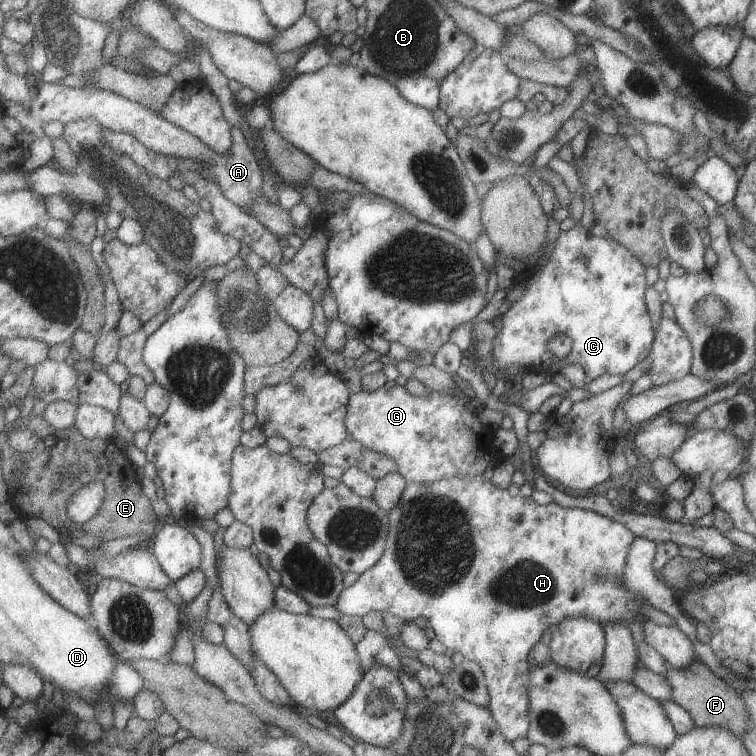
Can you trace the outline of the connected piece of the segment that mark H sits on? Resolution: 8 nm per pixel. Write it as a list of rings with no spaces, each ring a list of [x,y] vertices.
[[[479,473],[472,477],[442,478],[430,483],[407,481],[400,494],[397,506],[394,506],[393,510],[388,512],[388,517],[387,541],[383,556],[375,565],[361,573],[359,580],[353,586],[346,587],[335,606],[336,610],[341,615],[356,614],[363,616],[369,610],[377,610],[382,615],[388,612],[393,616],[403,618],[404,621],[412,621],[417,616],[428,620],[427,625],[434,630],[434,638],[441,642],[443,646],[446,646],[449,653],[459,651],[465,659],[476,662],[481,667],[490,698],[488,709],[491,711],[501,734],[509,742],[525,737],[528,731],[528,678],[530,670],[528,669],[527,652],[541,638],[543,632],[552,629],[564,618],[571,617],[585,617],[601,626],[607,623],[628,625],[631,620],[639,620],[641,623],[645,623],[648,620],[641,612],[641,602],[649,605],[644,596],[641,593],[627,590],[620,579],[626,565],[630,542],[633,542],[635,536],[627,530],[626,526],[596,512],[578,508],[566,509],[555,502],[539,505],[531,497],[522,497],[521,494],[511,496],[507,489],[495,486]]]

